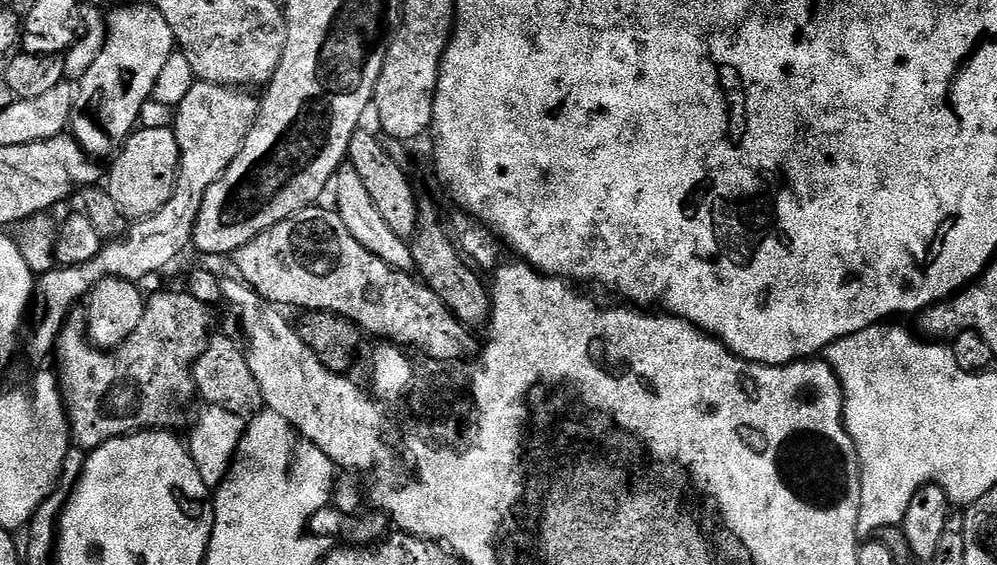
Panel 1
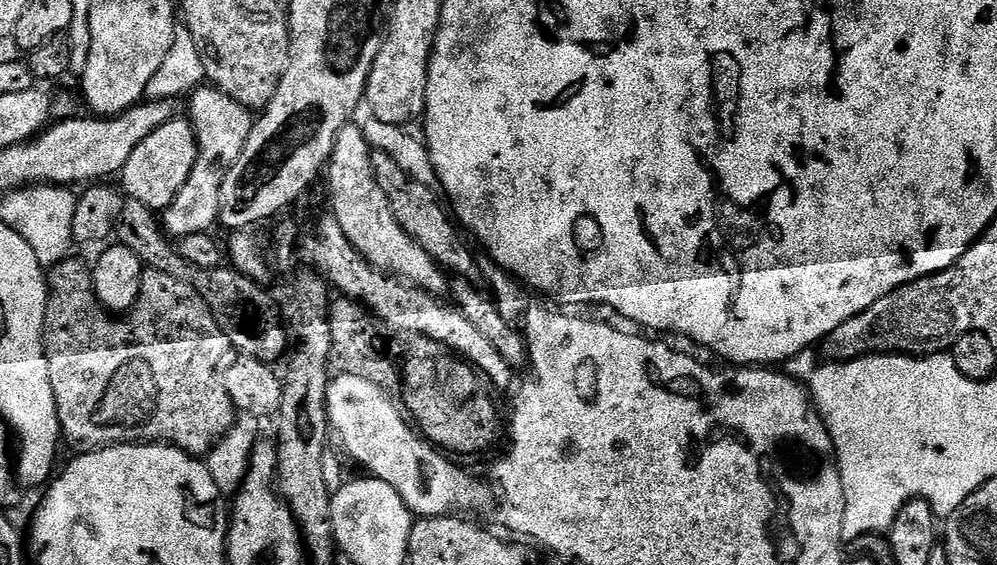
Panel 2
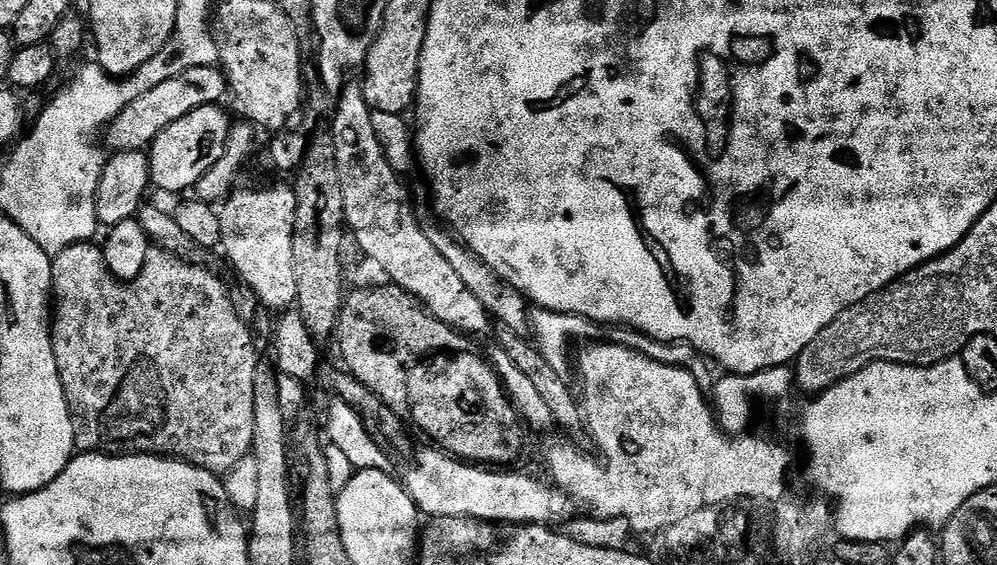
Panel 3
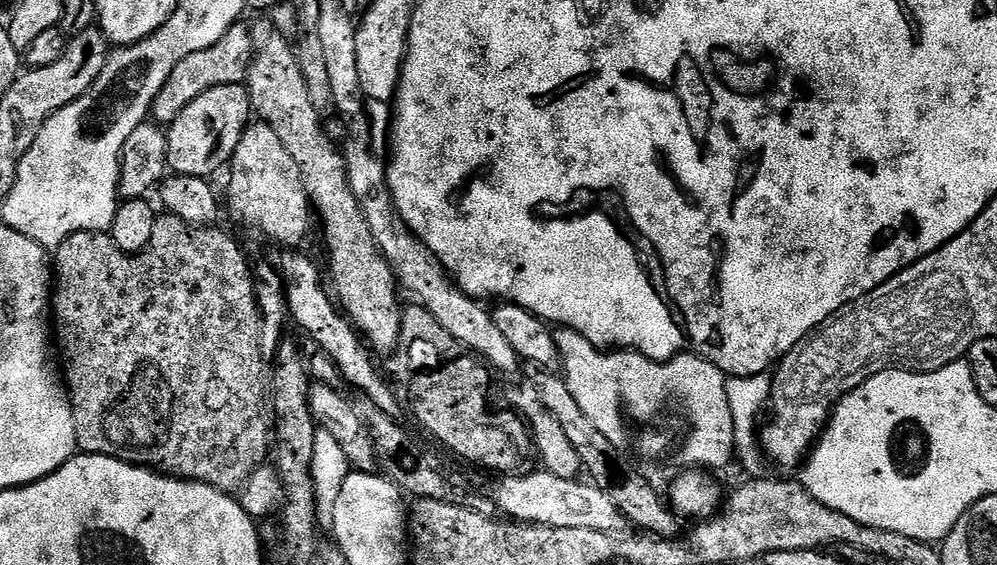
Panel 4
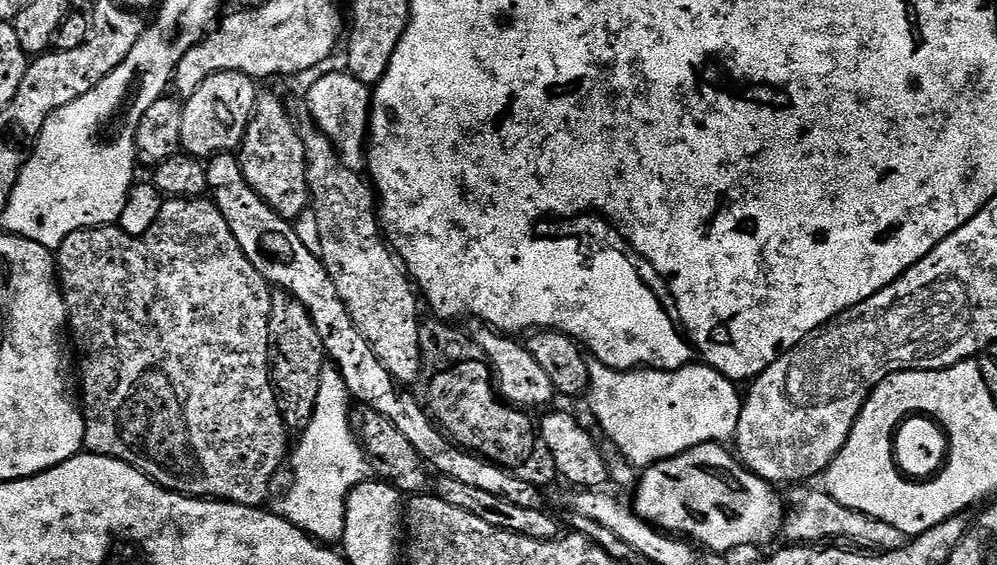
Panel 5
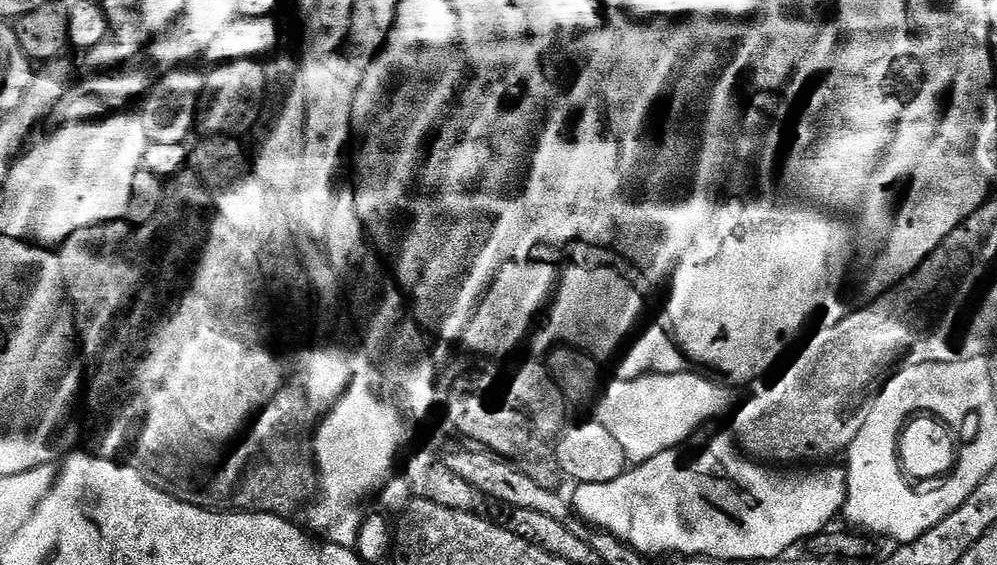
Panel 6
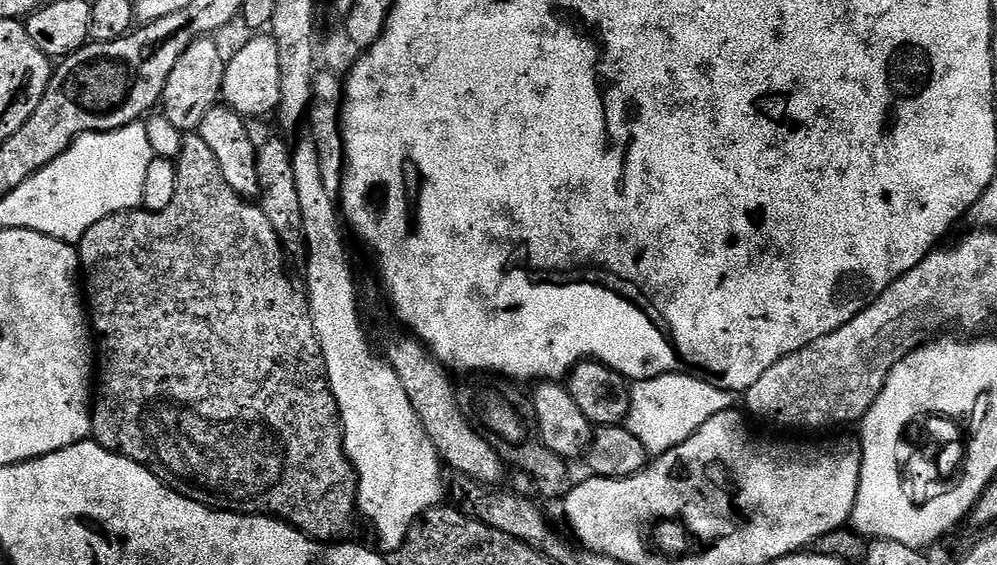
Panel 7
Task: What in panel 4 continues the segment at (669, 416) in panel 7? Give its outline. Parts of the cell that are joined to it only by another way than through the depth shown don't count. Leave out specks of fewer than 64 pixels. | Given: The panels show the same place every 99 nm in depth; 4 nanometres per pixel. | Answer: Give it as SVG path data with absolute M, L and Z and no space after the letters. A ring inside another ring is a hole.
M560 328L555 337L562 361L562 375L570 386L570 394L574 394L578 407L592 419L594 427L601 434L610 438L610 442L619 445L623 441L624 416L620 413L620 408L625 408L636 420L652 420L667 404L680 404L689 426L693 428L680 452L681 458L688 463L685 465L716 470L712 468L724 468L733 463L734 419L728 401L728 378L710 361L695 354L681 354L672 360L661 362L631 350L601 350L594 347L581 332L575 332L572 328Z

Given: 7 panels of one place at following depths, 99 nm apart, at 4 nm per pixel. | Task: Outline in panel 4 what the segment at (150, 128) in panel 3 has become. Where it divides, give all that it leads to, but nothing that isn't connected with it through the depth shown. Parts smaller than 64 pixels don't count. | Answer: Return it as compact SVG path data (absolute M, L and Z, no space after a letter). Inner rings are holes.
M244 22L233 24L232 29L210 50L200 50L198 54L190 54L190 58L182 58L182 62L174 66L174 74L166 78L166 86L162 86L162 90L158 90L158 98L154 98L151 119L161 126L173 124L178 114L182 114L182 110L190 106L190 102L194 102L196 98L202 98L202 94L206 94L211 88L244 84L248 67L252 65L253 55L254 36L252 40Z

